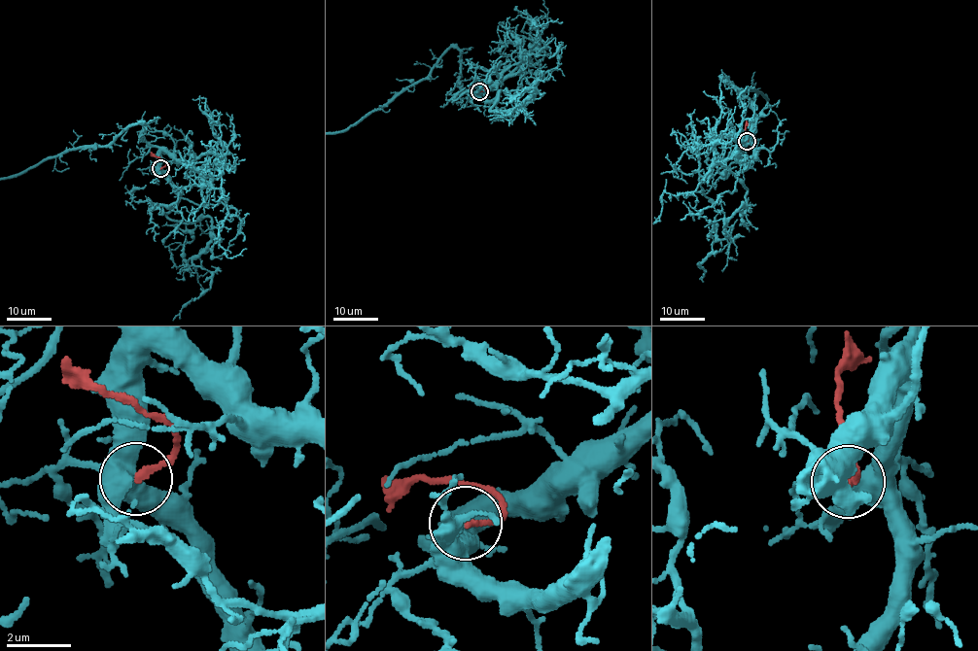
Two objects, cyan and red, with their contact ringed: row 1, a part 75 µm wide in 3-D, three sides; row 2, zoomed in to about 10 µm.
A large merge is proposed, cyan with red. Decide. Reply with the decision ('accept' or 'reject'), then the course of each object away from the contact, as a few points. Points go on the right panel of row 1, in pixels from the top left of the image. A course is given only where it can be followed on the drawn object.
reject | cyan via (746, 141), (752, 105), (720, 78), (740, 93), (767, 98), (763, 87), (723, 86) | red via (746, 142), (747, 120)

